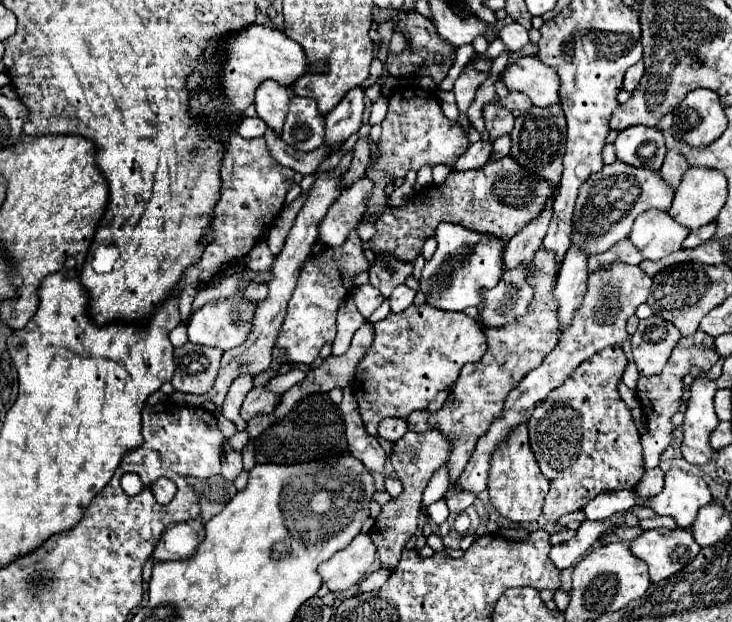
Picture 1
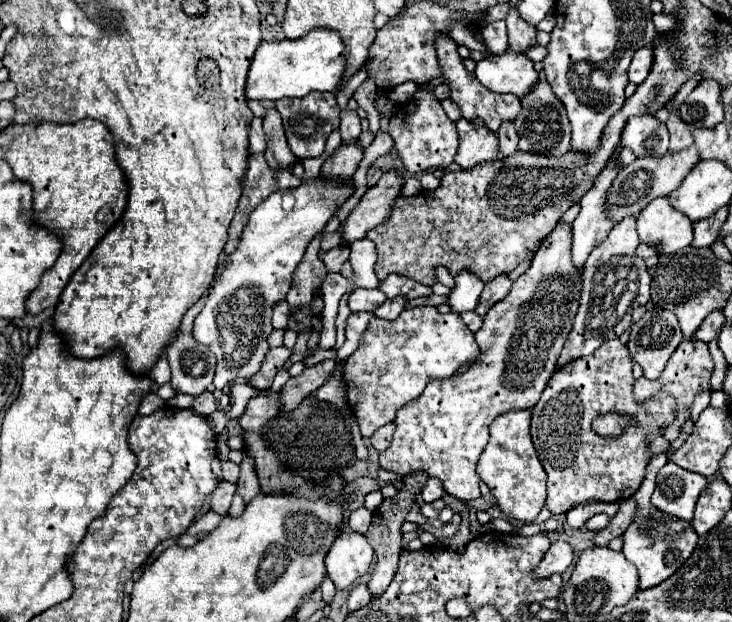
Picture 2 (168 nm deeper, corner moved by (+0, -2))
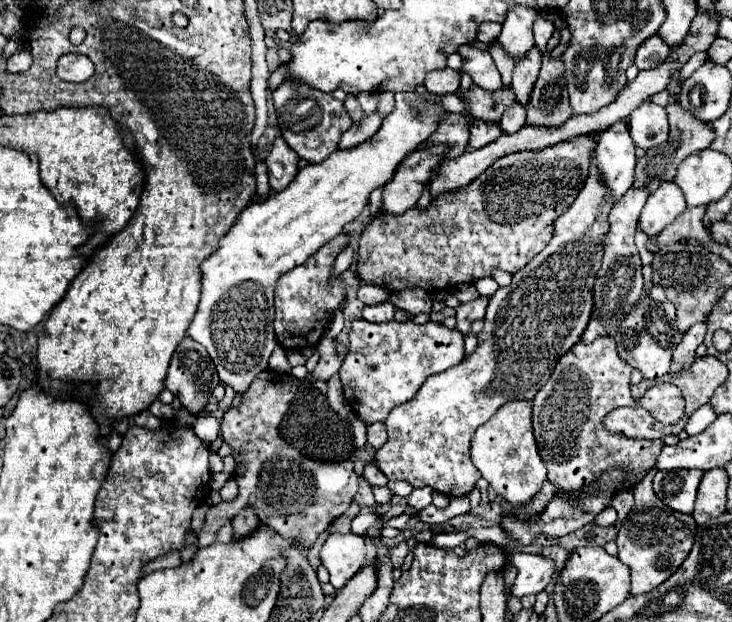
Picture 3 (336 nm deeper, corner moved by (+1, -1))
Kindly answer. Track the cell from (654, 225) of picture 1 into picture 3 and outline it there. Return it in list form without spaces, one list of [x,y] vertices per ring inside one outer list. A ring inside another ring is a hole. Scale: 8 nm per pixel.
[[[663,181],[655,193],[649,195],[645,209],[639,217],[639,227],[647,237],[659,235],[687,209],[683,193],[675,183]]]

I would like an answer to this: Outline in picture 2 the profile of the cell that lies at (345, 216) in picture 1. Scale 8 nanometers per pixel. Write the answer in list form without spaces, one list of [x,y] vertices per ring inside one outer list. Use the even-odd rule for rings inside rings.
[[[388,170],[382,174],[380,182],[370,188],[358,202],[358,206],[350,212],[348,220],[342,224],[344,244],[360,240],[368,230],[384,224],[390,218],[396,198],[404,186],[404,178],[396,170]]]

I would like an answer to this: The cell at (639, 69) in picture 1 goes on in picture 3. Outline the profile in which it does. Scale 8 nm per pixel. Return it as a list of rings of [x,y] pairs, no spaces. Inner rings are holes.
[[[651,37],[639,45],[639,51],[635,55],[635,65],[639,71],[647,71],[651,67],[661,67],[669,55],[669,47],[659,39]]]

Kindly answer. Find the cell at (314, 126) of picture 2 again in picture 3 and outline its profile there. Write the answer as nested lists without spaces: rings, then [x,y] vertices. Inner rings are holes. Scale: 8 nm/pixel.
[[[295,81],[281,83],[273,91],[273,103],[277,109],[277,119],[283,139],[301,159],[309,163],[321,163],[323,159],[327,159],[337,149],[341,133],[345,133],[351,127],[351,119],[341,101],[305,83],[295,83]]]

